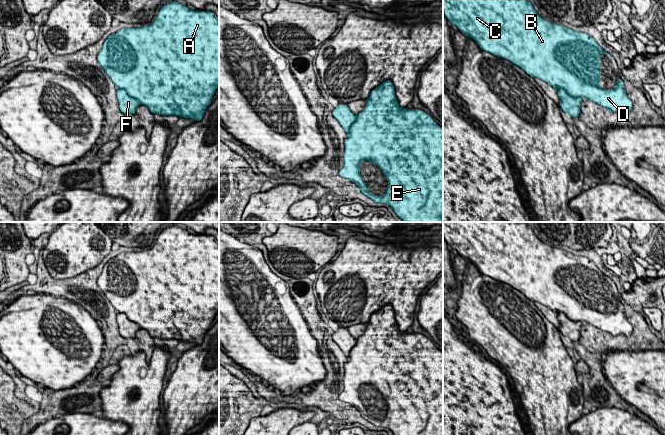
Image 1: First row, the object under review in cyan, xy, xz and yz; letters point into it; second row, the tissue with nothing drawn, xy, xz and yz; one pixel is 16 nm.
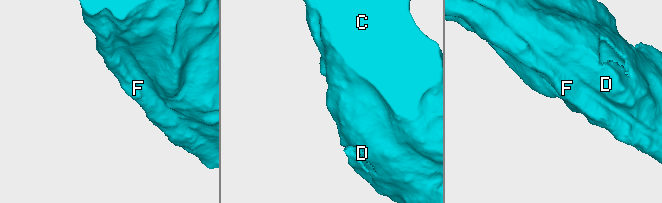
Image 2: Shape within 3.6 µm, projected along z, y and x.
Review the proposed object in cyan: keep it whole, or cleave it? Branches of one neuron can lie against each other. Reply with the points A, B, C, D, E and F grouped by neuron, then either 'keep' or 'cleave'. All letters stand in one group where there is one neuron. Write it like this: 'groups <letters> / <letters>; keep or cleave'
groups A B C D E / F; cleave

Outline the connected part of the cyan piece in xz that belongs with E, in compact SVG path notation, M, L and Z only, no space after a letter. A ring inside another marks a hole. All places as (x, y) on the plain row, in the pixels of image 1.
M391 304L370 316L363 335L357 338L345 363L344 389L339 399L354 406L361 416L376 427L388 428L394 435L443 435L443 352L421 333L400 332ZM364 384L374 386L384 397L388 409L383 420L371 418L360 400Z

